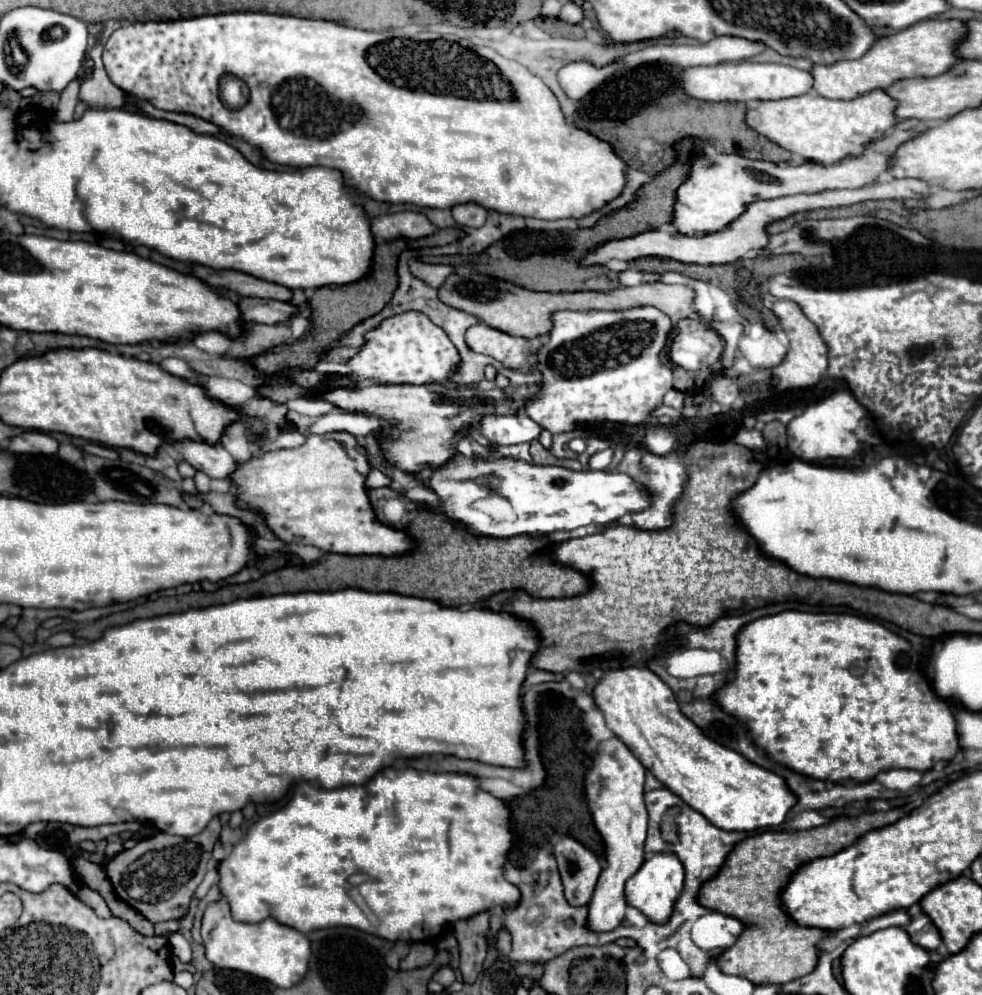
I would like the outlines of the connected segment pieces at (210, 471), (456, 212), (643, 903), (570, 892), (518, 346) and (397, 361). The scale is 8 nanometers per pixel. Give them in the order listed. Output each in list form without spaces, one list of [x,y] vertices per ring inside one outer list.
[[[172,442],[172,446],[190,466],[206,472],[210,478],[226,480],[236,468],[234,458],[220,444],[208,446],[206,442]]]
[[[468,202],[468,204],[458,204],[452,208],[452,216],[460,226],[470,226],[470,228],[480,228],[486,222],[488,210],[480,204]]]
[[[654,852],[644,860],[640,870],[626,882],[626,900],[630,906],[644,912],[652,922],[666,922],[672,914],[674,902],[680,898],[684,886],[684,866],[674,852]]]
[[[568,836],[554,844],[554,856],[558,860],[566,900],[572,906],[588,904],[602,870],[598,858],[580,842]]]
[[[476,324],[466,332],[466,344],[486,356],[496,358],[508,368],[530,366],[536,346],[528,338],[510,336],[506,332],[494,330],[486,324]]]
[[[410,310],[402,314],[394,314],[386,320],[382,320],[380,326],[372,328],[368,334],[364,334],[364,344],[360,346],[360,352],[346,362],[350,372],[346,374],[354,382],[362,380],[380,380],[384,384],[440,384],[452,378],[452,372],[456,372],[460,364],[460,356],[456,346],[450,342],[450,338],[444,334],[440,326],[436,326],[426,314]]]

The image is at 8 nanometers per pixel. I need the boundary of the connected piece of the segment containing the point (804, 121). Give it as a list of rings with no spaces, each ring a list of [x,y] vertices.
[[[872,90],[854,100],[828,100],[816,92],[808,92],[796,98],[750,104],[746,110],[746,126],[802,160],[834,164],[848,154],[860,154],[866,142],[888,134],[898,122],[894,108],[896,100],[882,90]]]

